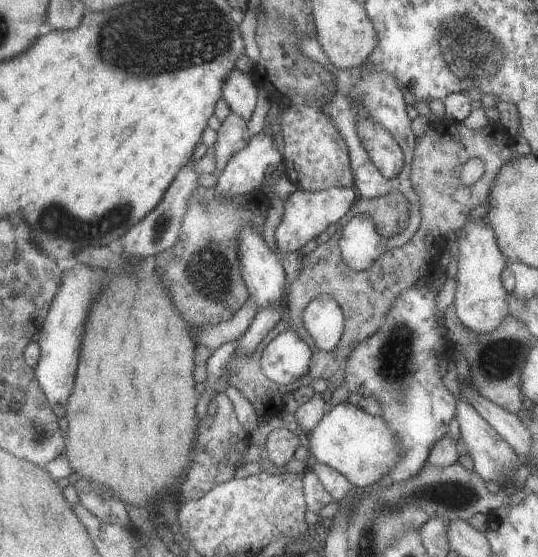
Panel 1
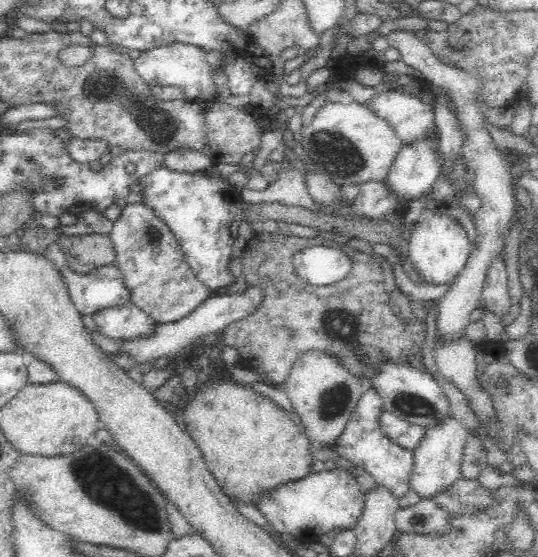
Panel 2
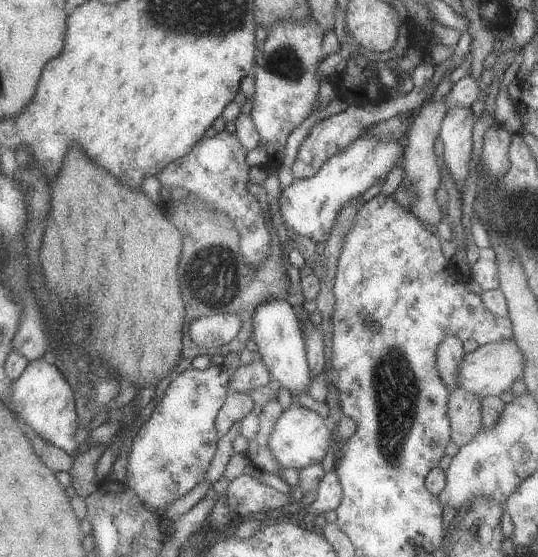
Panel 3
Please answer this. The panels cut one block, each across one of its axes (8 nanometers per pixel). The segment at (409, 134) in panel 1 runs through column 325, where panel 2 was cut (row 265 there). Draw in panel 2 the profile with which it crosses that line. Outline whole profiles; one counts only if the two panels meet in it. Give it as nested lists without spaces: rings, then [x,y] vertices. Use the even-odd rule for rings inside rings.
[[[50,246],[44,254],[44,260],[48,260],[48,264],[52,264],[54,272],[64,280],[64,288],[70,296],[70,300],[74,302],[76,310],[82,314],[82,316],[92,316],[94,312],[100,312],[102,308],[112,308],[112,306],[118,306],[118,304],[124,304],[128,302],[128,290],[126,286],[122,284],[122,274],[112,266],[102,266],[102,268],[96,268],[88,274],[76,274],[72,272],[68,266],[66,266],[66,260],[62,256],[62,252],[58,250],[58,246]]]

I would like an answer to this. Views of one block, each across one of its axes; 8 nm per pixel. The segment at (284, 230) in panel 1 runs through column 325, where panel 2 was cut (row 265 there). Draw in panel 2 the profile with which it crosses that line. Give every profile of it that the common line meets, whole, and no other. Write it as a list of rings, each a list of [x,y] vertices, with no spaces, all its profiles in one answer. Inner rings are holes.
[[[166,166],[152,172],[152,176],[144,176],[140,180],[144,184],[142,196],[144,204],[160,216],[178,238],[186,262],[198,276],[198,280],[214,294],[222,286],[232,286],[234,276],[230,272],[232,246],[238,238],[238,228],[242,224],[242,198],[240,192],[230,184],[222,182],[212,174],[212,170],[204,172],[172,172]]]

